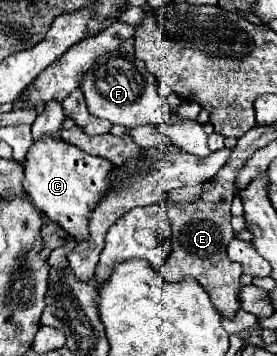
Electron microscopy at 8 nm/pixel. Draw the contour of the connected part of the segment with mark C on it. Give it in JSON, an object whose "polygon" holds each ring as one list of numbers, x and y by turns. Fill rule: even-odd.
{"polygon":[[43,136,39,142,35,142,35,146,29,148,29,156,23,168,25,190,35,206,51,220,59,222,65,232,87,240,91,212,113,188,113,164,107,158,91,156,71,144,65,144,61,138]]}

